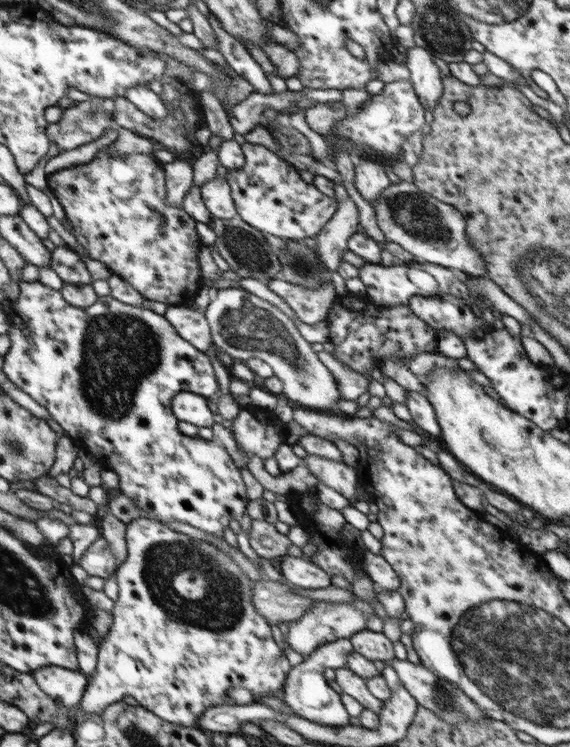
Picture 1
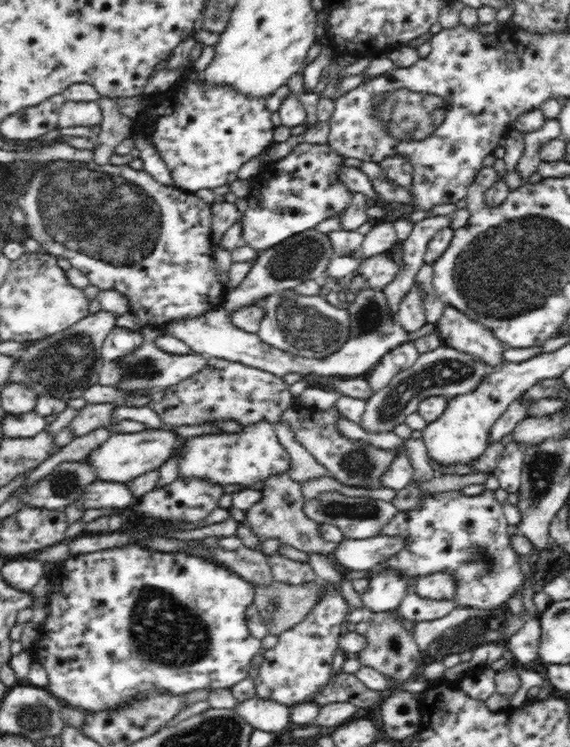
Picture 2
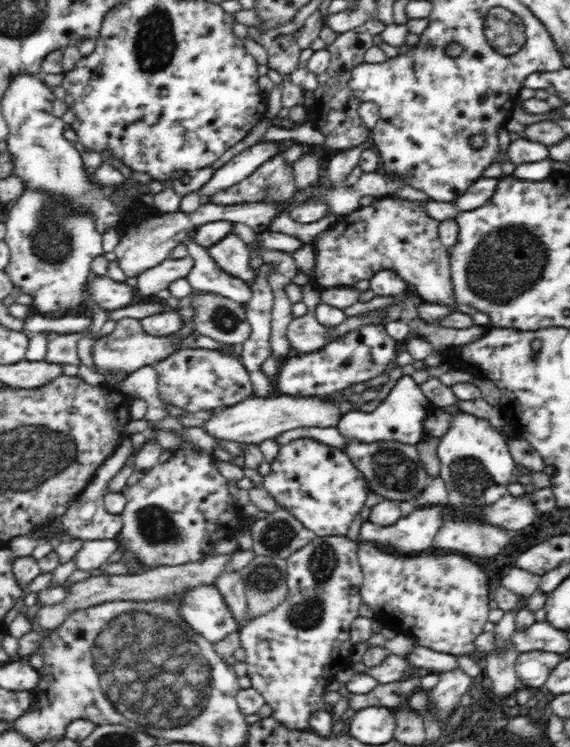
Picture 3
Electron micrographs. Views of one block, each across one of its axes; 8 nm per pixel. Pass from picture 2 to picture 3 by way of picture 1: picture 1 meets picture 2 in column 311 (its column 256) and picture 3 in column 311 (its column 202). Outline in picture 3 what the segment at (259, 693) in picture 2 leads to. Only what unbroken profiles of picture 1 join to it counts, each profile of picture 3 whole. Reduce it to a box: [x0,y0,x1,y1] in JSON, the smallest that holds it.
[239,535,363,730]

